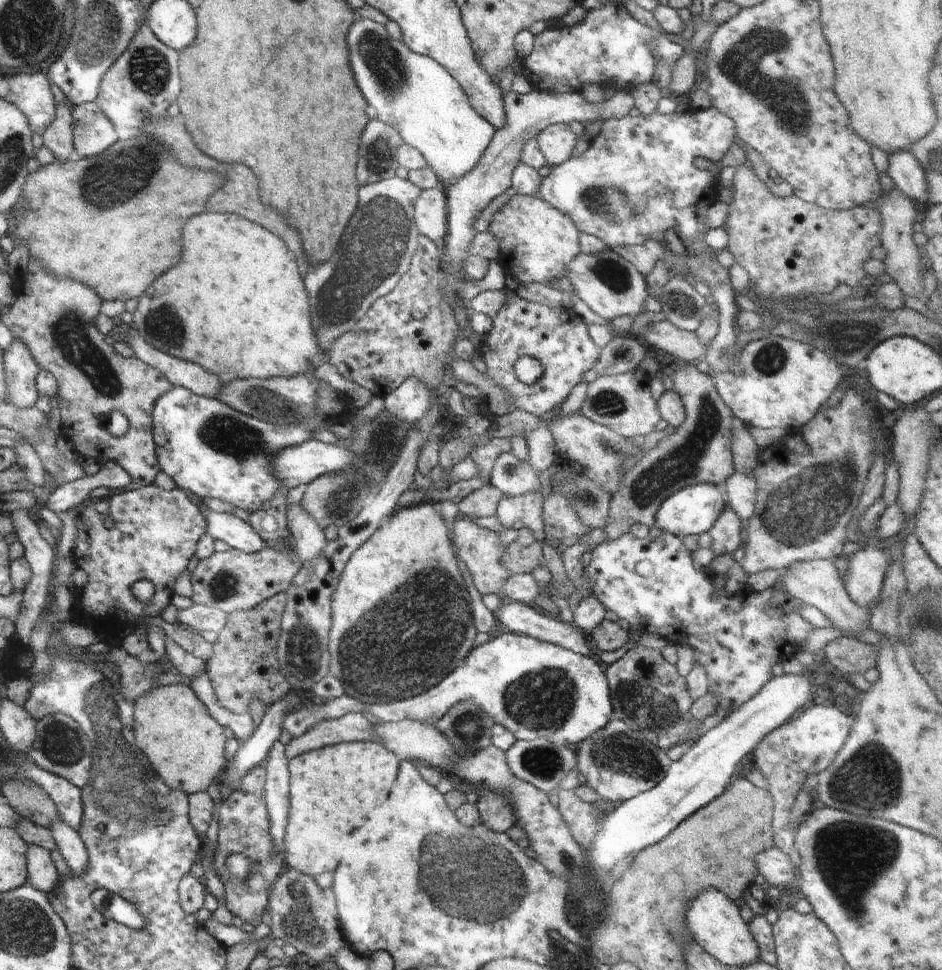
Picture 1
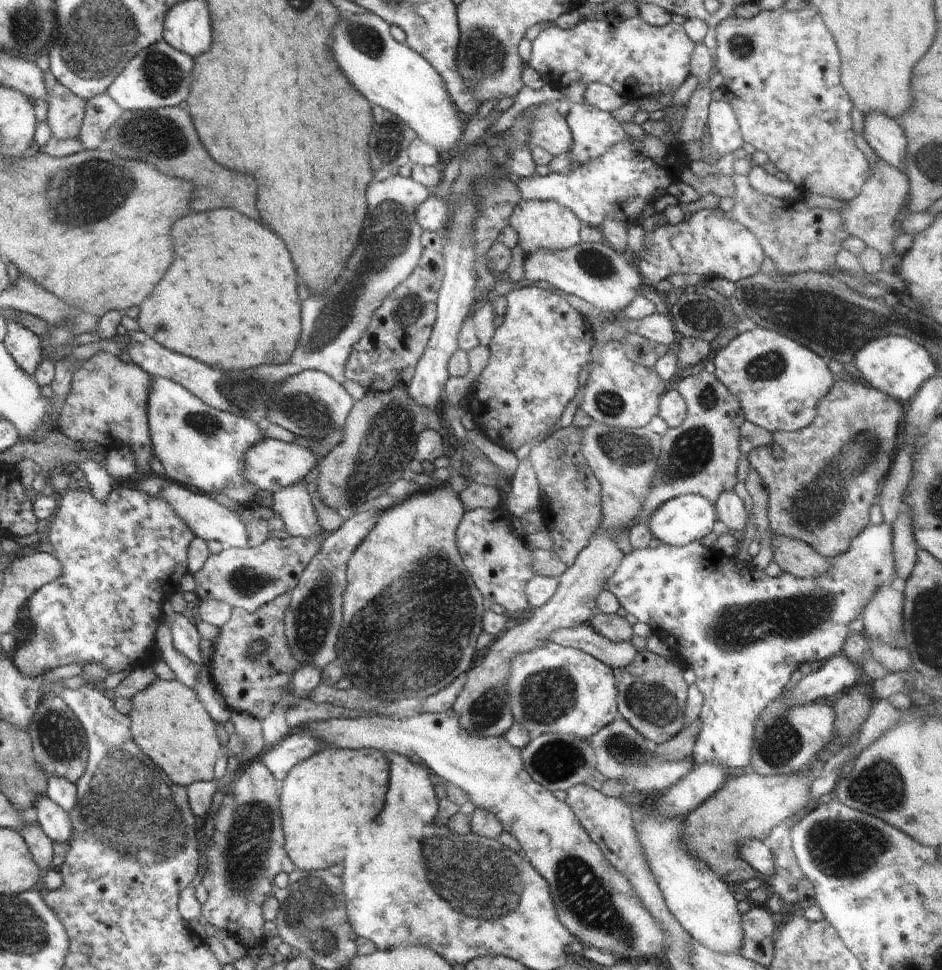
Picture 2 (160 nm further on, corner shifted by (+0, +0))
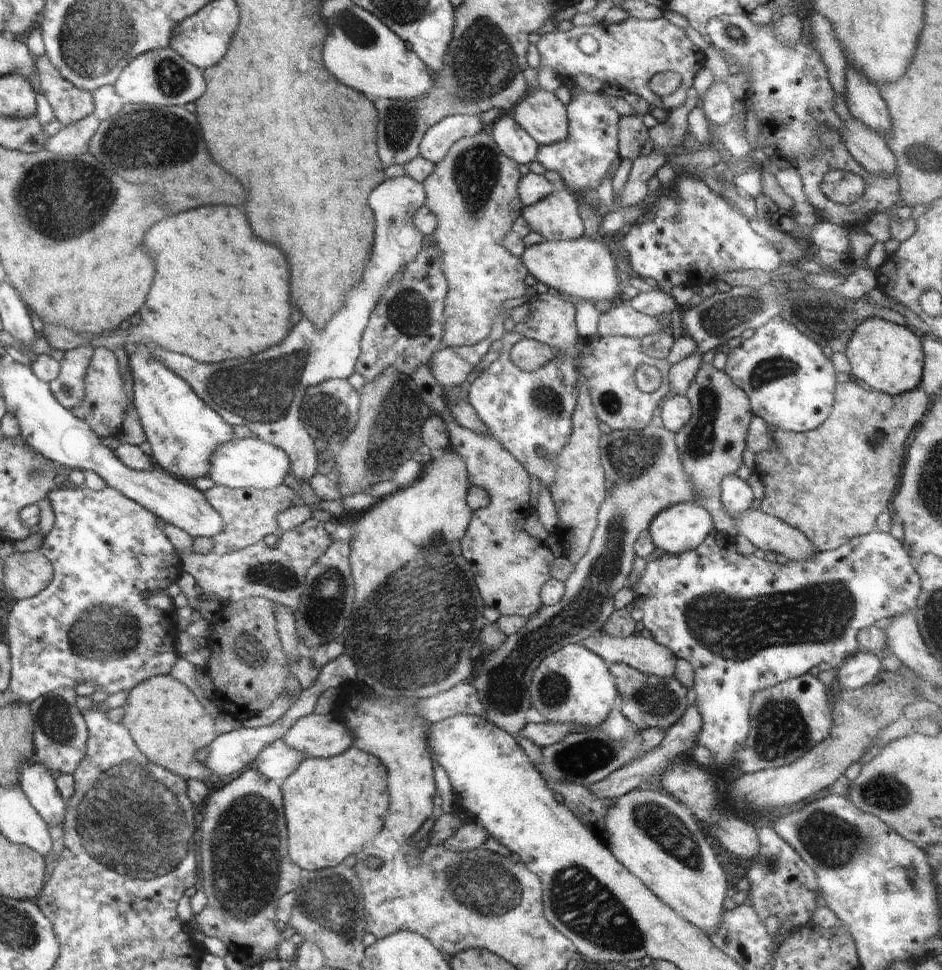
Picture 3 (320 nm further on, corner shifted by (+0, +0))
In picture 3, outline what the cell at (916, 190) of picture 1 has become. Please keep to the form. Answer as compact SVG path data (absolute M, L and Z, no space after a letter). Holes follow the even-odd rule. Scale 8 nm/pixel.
M854 69L845 71L845 103L852 118L870 127L882 138L889 134L891 118L878 88Z

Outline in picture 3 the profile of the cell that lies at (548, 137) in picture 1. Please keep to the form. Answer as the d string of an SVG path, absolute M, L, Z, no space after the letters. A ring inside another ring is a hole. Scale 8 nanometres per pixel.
M530 91L511 111L515 121L540 145L554 144L568 134L565 105L550 91Z

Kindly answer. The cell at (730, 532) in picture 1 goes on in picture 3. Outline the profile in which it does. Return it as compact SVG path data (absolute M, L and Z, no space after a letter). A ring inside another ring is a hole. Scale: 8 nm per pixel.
M736 473L726 475L722 479L720 500L728 512L737 513L750 508L754 499L748 481L738 477Z

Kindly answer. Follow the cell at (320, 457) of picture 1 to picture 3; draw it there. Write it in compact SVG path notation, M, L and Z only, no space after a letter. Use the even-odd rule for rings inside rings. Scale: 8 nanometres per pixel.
M232 437L228 442L220 444L212 453L211 463L207 477L216 485L224 485L231 489L271 489L282 485L284 477L291 470L291 460L288 455L258 437L245 437L243 439Z

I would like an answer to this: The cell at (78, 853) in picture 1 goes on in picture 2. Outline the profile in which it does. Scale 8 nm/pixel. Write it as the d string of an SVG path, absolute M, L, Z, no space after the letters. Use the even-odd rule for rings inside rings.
M47 794L35 800L38 823L43 831L57 843L68 843L72 836L72 823L69 814L58 806Z

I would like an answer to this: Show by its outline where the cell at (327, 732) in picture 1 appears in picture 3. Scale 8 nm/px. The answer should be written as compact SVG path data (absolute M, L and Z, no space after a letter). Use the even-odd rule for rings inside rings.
M282 738L263 748L253 760L255 768L262 776L272 779L280 786L304 760L301 753L291 749Z

